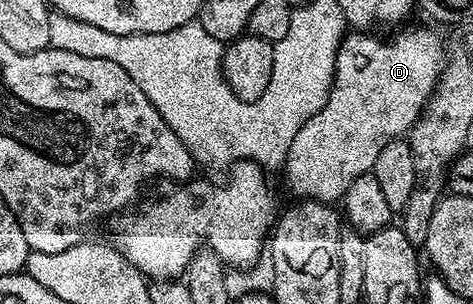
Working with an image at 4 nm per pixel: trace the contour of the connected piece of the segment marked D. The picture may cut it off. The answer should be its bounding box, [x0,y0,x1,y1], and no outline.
[282,29,446,203]

